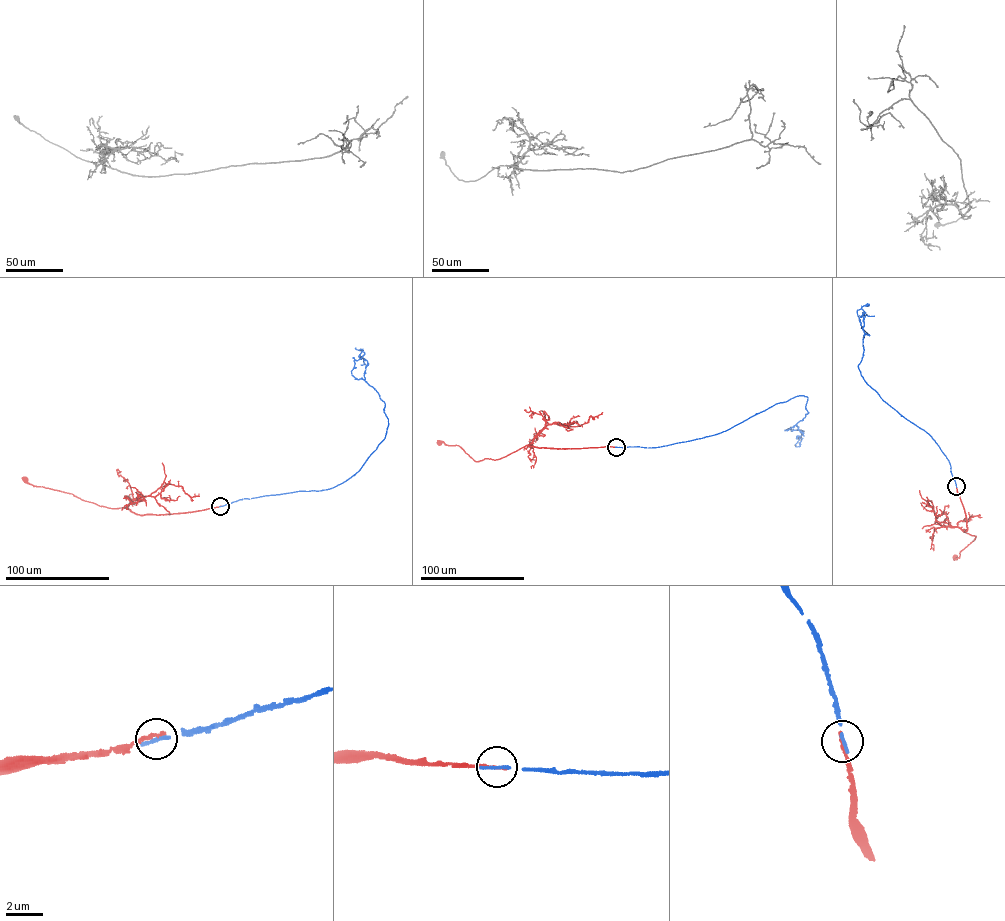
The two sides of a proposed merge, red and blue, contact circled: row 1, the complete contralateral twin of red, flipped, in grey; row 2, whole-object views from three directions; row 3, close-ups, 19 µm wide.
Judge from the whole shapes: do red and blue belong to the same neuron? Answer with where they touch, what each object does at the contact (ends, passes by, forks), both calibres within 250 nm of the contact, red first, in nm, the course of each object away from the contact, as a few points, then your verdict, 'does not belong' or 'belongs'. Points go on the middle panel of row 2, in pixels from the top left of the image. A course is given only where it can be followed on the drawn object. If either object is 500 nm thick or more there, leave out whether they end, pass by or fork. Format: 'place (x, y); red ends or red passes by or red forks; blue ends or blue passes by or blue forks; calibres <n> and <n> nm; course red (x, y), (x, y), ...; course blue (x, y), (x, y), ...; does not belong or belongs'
place (616, 447); red ends; blue ends; calibres 190 and 200 nm; course red (616, 447), (556, 449), (525, 446), (499, 459), (476, 461), (458, 446), (439, 442); course blue (616, 447), (664, 446), (715, 435), (775, 404), (803, 395), (808, 413), (784, 430), (804, 431), (795, 444); does not belong

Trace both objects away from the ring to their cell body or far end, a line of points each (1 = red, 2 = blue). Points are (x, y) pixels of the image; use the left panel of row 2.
1: (220, 506), (176, 514), (137, 514), (125, 508), (100, 506), (72, 494), (28, 484), (25, 479)
2: (220, 506), (330, 488), (358, 472), (384, 439), (388, 424), (379, 393), (352, 375), (361, 351), (361, 364)

